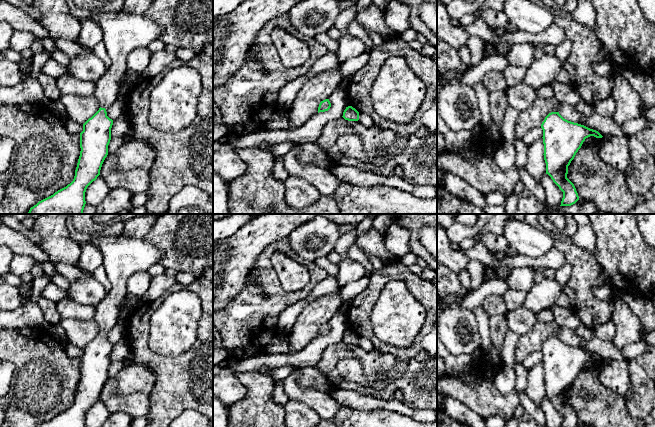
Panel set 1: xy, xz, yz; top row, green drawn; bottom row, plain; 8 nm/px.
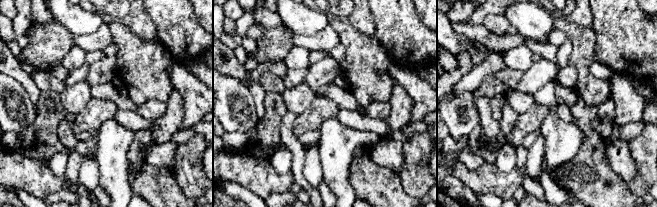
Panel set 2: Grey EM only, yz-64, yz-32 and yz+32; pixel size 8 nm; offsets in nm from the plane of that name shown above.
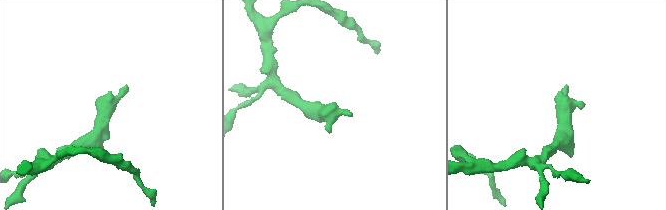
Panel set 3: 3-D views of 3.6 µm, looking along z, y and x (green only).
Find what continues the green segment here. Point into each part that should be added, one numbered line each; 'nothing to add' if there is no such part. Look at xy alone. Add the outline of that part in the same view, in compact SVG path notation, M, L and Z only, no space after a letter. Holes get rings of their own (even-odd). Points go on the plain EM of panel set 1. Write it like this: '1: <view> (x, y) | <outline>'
1: xy (122, 256) | M93 235L89 246L98 249L103 256L103 266L111 284L111 290L96 306L94 317L99 330L107 333L118 325L122 301L127 295L127 280L138 271L147 271L160 263L163 251L144 239L124 235Z

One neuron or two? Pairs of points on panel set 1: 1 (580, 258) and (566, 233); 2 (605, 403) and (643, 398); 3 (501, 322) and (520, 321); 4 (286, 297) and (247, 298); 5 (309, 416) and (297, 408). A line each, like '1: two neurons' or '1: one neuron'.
1: two neurons
2: two neurons
3: two neurons
4: one neuron
5: one neuron

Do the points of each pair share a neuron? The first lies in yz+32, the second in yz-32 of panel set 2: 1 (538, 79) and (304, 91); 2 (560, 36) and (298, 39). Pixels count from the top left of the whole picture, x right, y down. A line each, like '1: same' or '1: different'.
1: different
2: same

